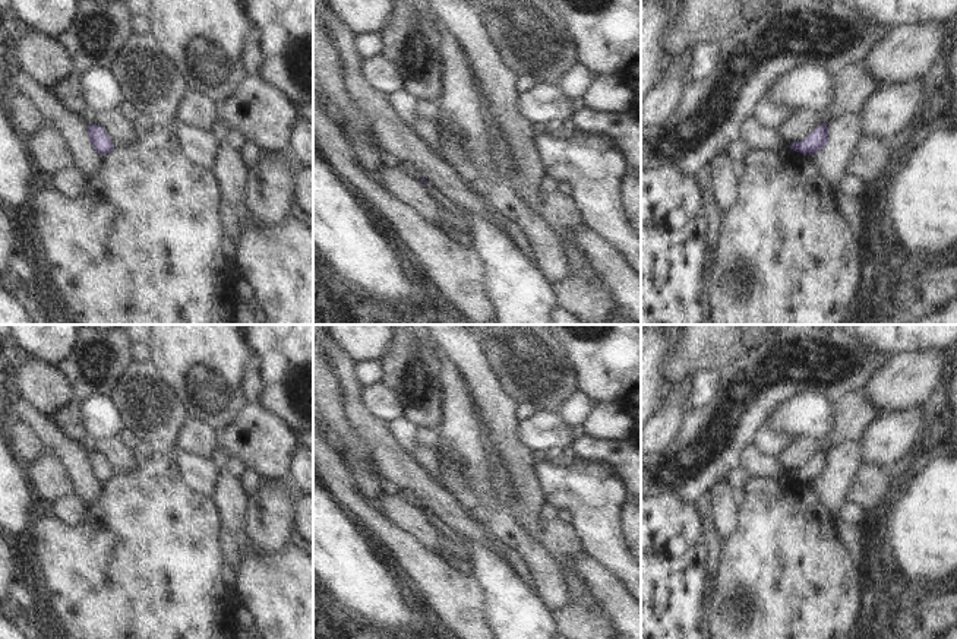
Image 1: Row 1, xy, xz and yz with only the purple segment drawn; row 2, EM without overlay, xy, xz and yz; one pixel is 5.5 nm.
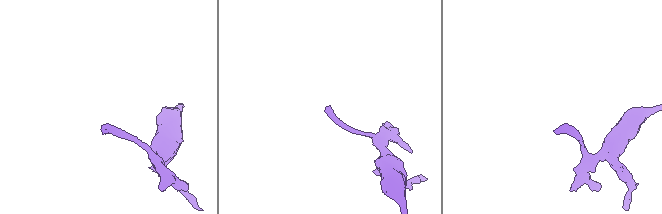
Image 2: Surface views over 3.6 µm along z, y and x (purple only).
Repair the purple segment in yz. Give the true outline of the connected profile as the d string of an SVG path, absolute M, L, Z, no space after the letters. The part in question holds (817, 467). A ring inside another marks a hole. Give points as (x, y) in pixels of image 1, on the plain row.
M821 450L805 468L790 471L790 475L803 483L819 480L828 468L827 450Z

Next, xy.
M95 450L88 453L88 465L89 465L94 477L100 483L105 483L111 477L114 477L114 472L113 472L111 466L108 465L108 462L104 459L104 456L101 453L98 453Z

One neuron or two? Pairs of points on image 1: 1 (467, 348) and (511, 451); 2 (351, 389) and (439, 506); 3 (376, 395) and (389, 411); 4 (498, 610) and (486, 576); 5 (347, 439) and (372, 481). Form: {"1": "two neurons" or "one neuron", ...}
{"1": "one neuron", "2": "one neuron", "3": "one neuron", "4": "one neuron", "5": "one neuron"}

